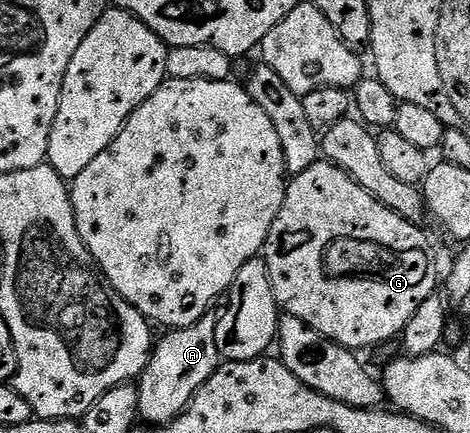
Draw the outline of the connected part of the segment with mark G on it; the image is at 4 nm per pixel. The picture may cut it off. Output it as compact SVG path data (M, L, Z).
M318 161L309 169L303 169L303 173L294 175L288 180L283 197L283 209L279 209L279 217L275 217L275 225L271 225L271 233L267 233L263 252L278 308L284 314L299 317L299 321L311 325L311 329L315 329L323 337L327 337L332 343L337 343L341 347L350 349L377 347L388 339L396 340L404 331L407 321L415 317L415 309L419 309L419 305L423 305L423 301L427 301L427 297L435 294L439 287L438 280L437 283L433 280L433 267L429 264L429 239L420 231L421 229L418 224L407 221L399 217L399 213L387 209L387 205L375 201L375 197L371 197L371 193L367 193L363 185L359 185L346 171L339 169L335 164Z

